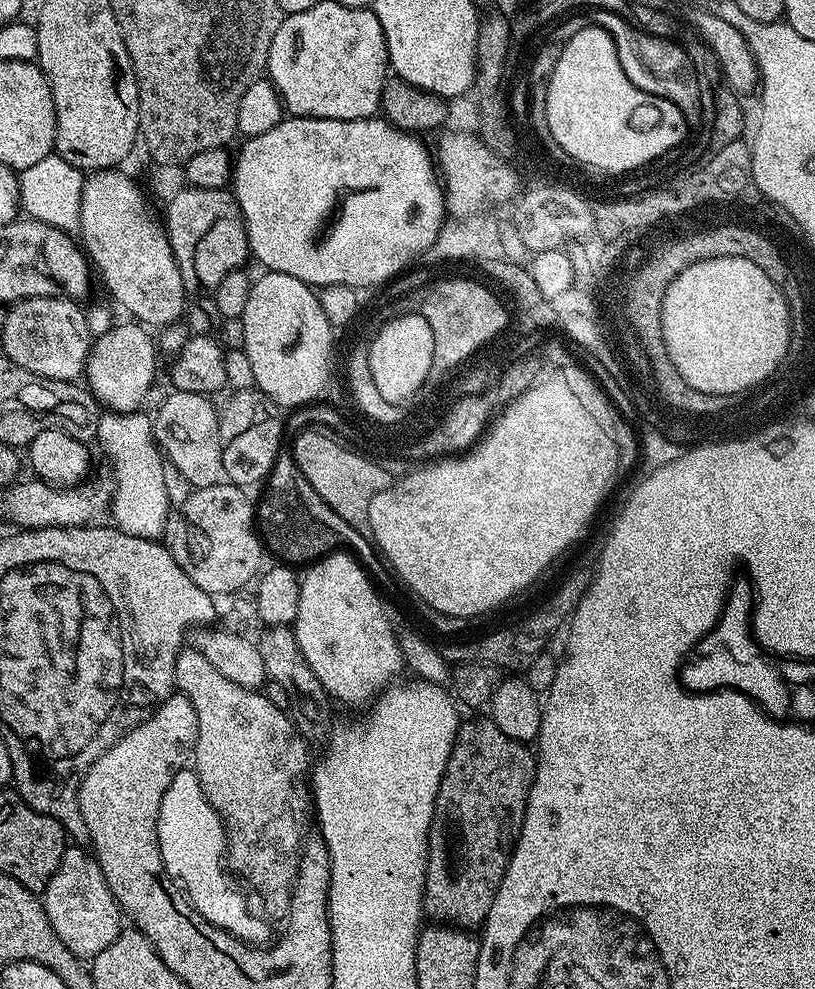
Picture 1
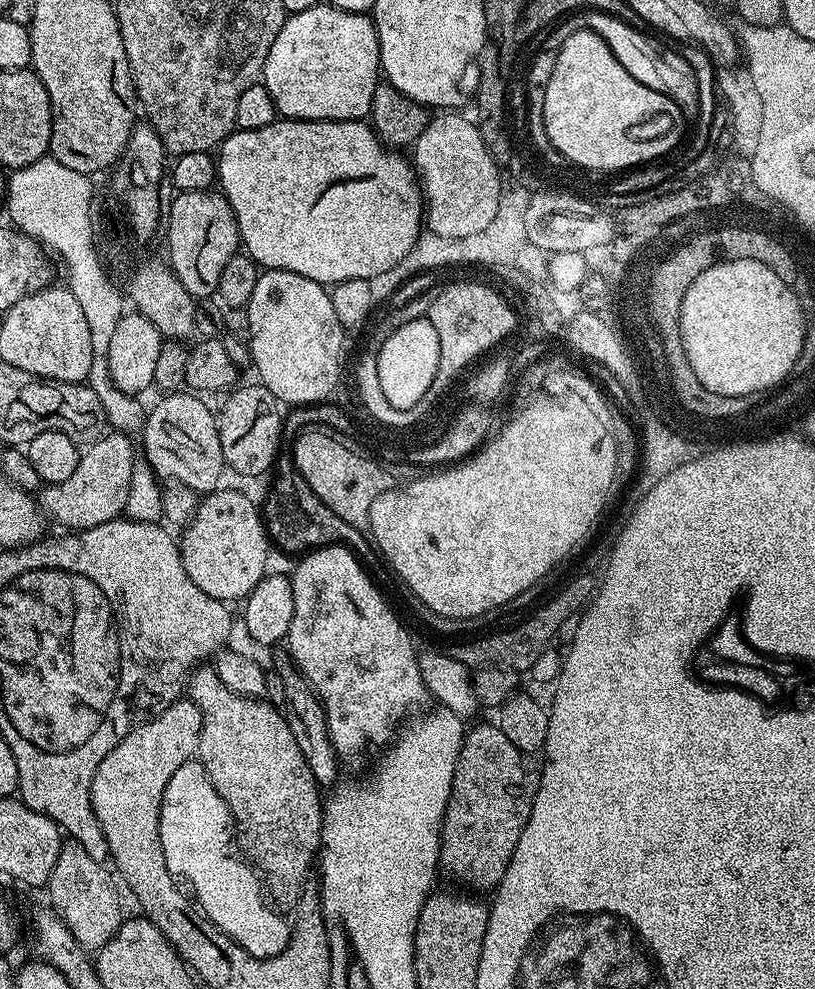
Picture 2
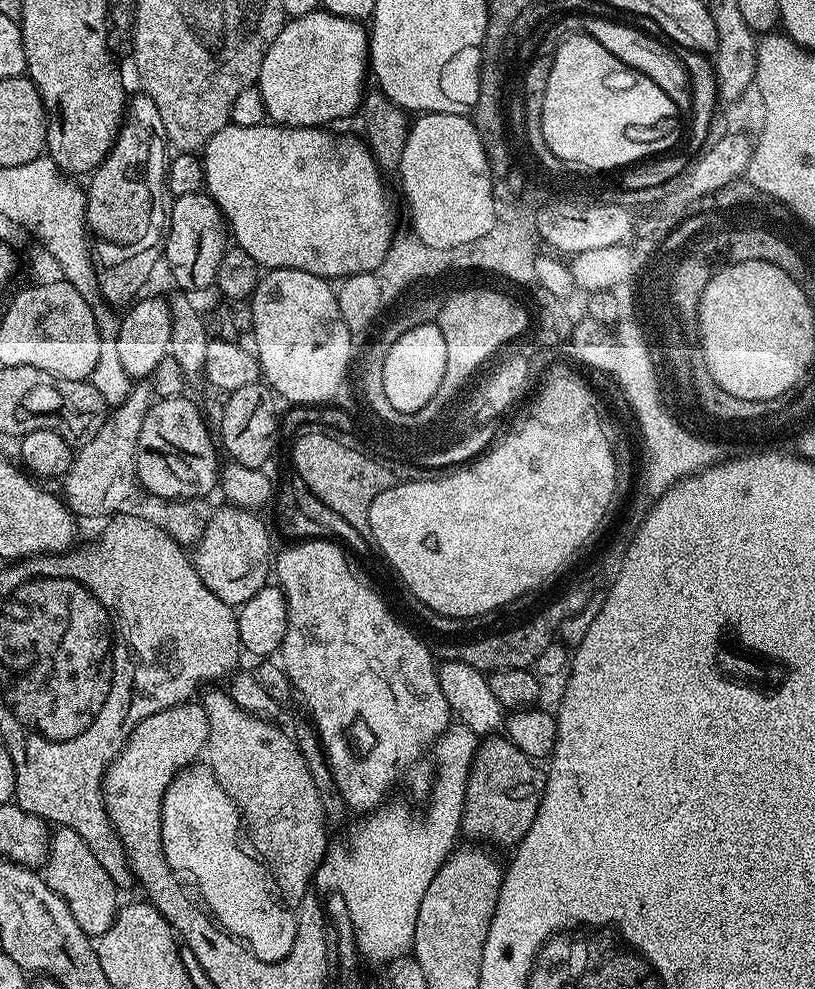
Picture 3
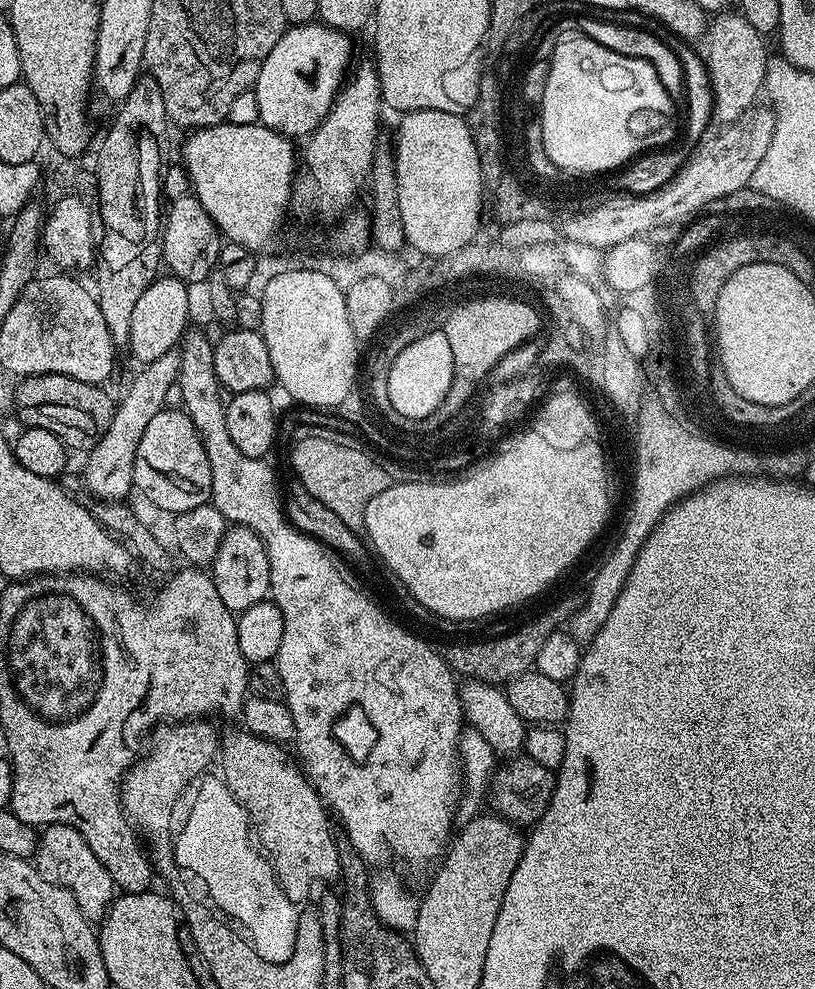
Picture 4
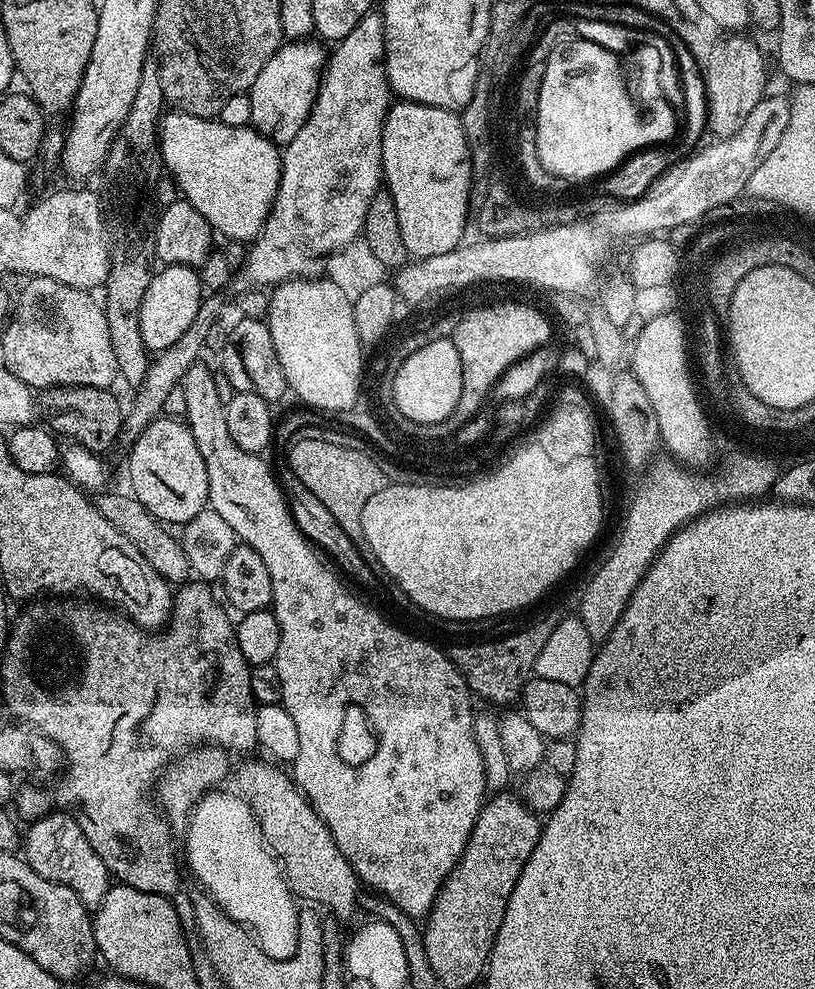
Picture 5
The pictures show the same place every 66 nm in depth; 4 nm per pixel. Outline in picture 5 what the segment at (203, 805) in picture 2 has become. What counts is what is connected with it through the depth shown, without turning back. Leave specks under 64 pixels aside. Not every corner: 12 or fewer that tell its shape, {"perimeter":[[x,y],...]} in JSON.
{"perimeter":[[209,790],[188,868],[267,956],[298,950],[300,914],[243,796]]}

